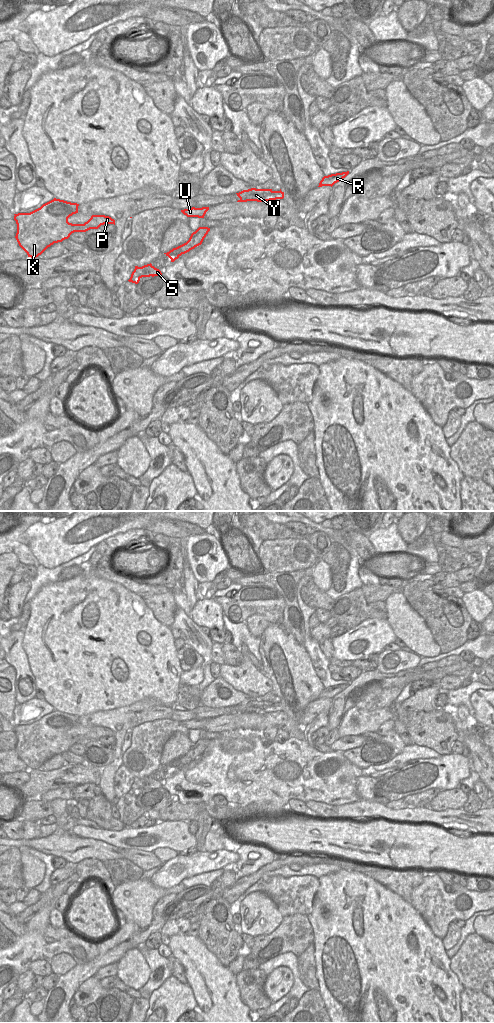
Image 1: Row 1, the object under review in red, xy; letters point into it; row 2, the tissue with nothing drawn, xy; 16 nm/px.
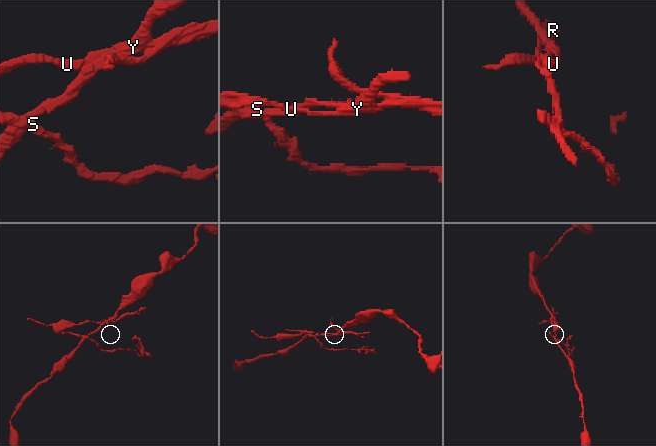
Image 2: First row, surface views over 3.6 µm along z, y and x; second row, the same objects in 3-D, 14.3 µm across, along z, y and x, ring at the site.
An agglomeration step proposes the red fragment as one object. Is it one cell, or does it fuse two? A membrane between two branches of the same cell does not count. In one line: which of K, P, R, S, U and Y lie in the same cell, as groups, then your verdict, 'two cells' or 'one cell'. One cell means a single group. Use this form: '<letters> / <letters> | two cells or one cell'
K P R S U Y | one cell

